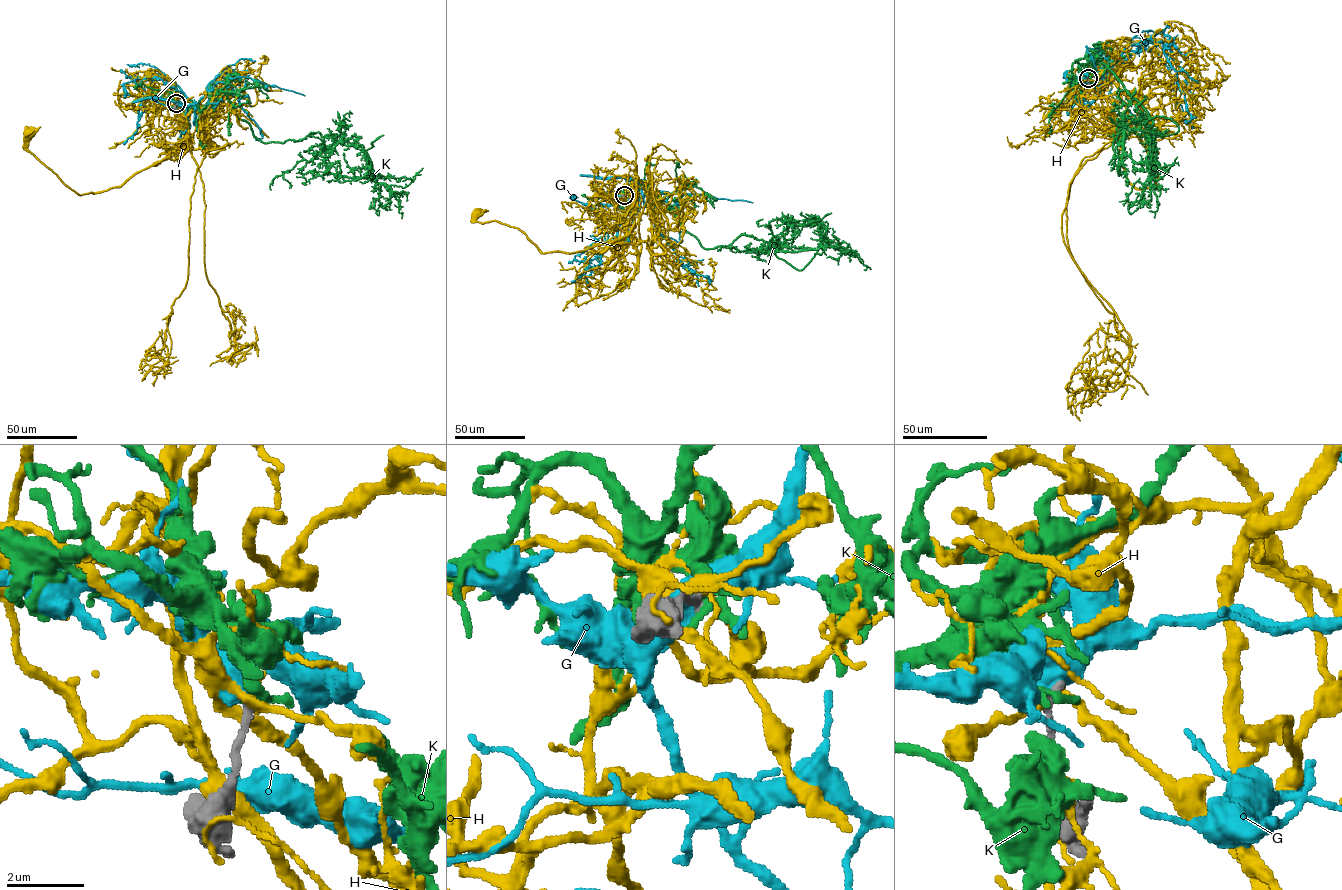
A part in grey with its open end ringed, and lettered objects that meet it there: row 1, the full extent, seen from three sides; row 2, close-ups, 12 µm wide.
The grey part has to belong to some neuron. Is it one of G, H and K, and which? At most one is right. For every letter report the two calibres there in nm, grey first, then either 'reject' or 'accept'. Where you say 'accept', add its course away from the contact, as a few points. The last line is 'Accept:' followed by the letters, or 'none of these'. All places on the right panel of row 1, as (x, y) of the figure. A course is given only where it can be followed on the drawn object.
G: 240/550 nm | reject
H: 240/240 nm | reject
K: 240/240 nm | reject
Accept: none of these

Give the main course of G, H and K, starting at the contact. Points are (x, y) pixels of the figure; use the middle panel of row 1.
G: (623, 195), (625, 178), (642, 181), (656, 230), (687, 268), (703, 276)
H: (624, 195), (634, 209), (632, 228), (618, 240), (568, 253), (542, 253), (517, 228), (476, 221), (477, 214)
K: (624, 195), (647, 182), (707, 249), (742, 234), (768, 246), (777, 218), (819, 225), (826, 243), (871, 269)

